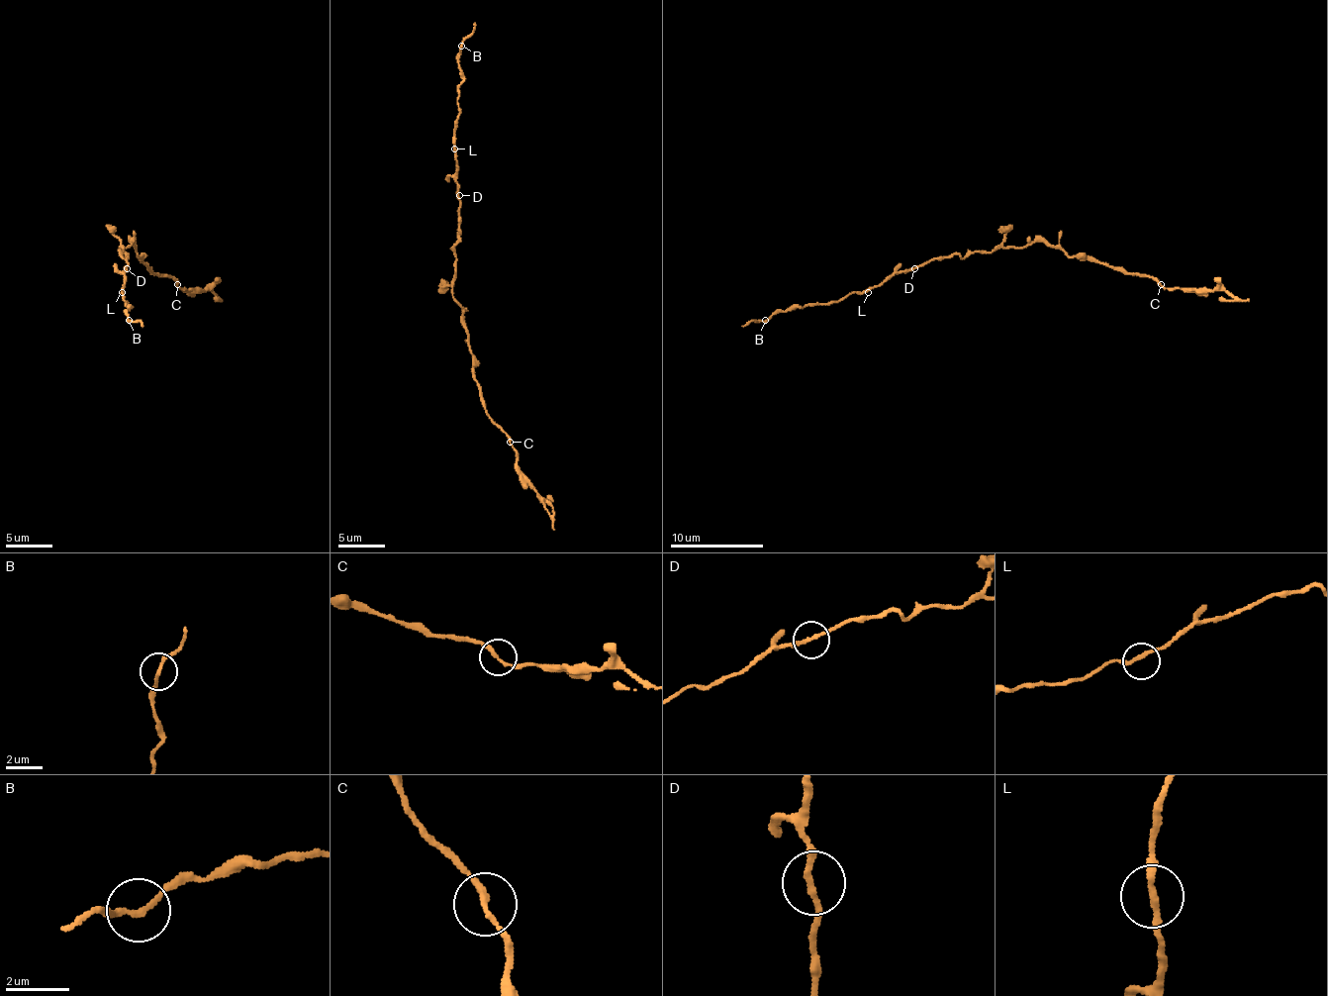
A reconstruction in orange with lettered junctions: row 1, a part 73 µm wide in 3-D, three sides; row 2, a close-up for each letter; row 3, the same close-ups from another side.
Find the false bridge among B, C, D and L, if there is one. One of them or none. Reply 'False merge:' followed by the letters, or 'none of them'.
False merge: C

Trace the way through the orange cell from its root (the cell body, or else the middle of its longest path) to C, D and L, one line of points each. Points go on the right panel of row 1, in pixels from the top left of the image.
C: (1003, 248), (1045, 241), (1071, 257), (1094, 257), (1129, 273), (1146, 273), (1160, 285)
D: (1003, 248), (964, 257), (933, 257), (914, 268)
L: (1003, 248), (964, 257), (933, 257), (912, 268), (891, 273), (868, 292)

